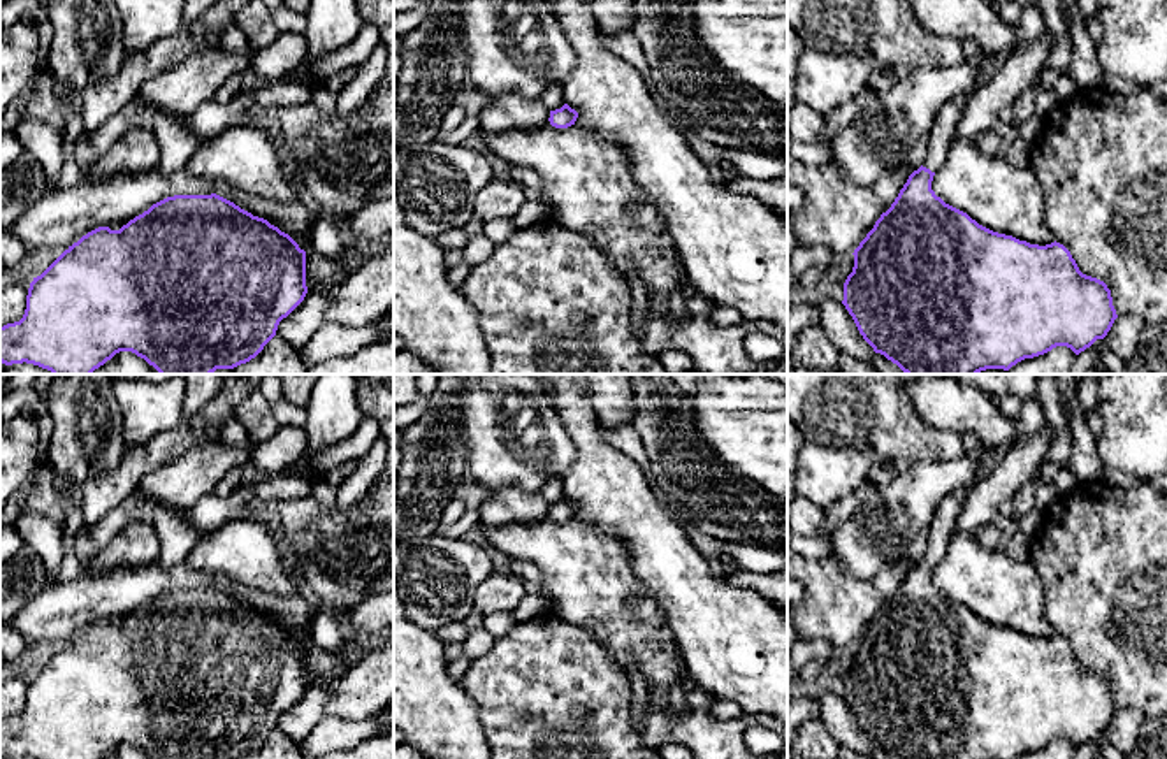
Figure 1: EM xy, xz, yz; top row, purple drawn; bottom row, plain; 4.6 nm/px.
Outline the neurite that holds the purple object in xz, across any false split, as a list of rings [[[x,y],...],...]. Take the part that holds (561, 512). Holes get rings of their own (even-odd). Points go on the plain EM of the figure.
[[[564,497],[561,502],[550,504],[550,518],[555,522],[568,522],[575,518],[578,506]]]

